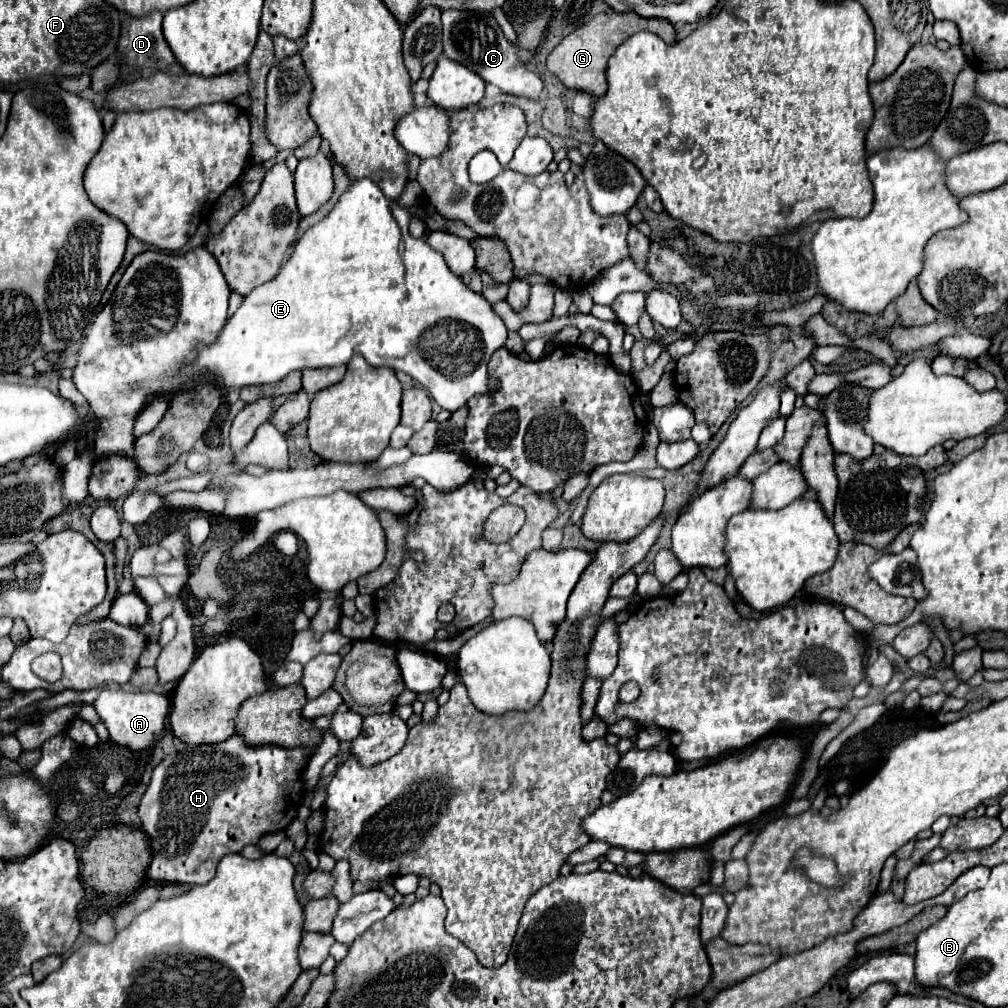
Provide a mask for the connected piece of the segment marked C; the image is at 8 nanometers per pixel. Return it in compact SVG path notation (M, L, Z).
M445 10L441 14L443 20L443 54L447 58L457 60L459 64L465 64L469 70L477 72L487 84L497 86L501 92L525 96L531 100L539 100L543 82L541 78L527 70L525 64L517 58L519 46L509 42L503 36L501 26L493 18L493 14L479 12L479 10Z

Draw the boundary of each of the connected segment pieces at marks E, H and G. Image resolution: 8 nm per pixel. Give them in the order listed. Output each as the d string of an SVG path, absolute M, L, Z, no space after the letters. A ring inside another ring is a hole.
M361 178L357 182L353 182L347 192L341 196L341 200L337 202L337 206L321 220L317 222L315 226L311 226L303 236L301 240L295 244L289 260L281 266L279 274L269 280L267 284L261 284L257 286L251 294L245 296L241 308L235 312L235 316L225 324L225 328L221 330L221 334L217 336L217 340L213 342L213 346L201 346L199 348L199 356L195 360L195 364L191 366L185 366L181 368L181 372L173 378L169 378L165 382L165 388L159 396L173 396L187 380L193 380L193 378L211 378L223 392L229 392L229 390L241 390L245 386L253 386L253 384L275 384L279 380L283 380L291 370L303 370L303 368L323 368L323 366L339 366L339 364L347 364L351 360L353 354L363 354L365 360L371 364L371 366L389 366L393 370L403 370L405 374L409 374L413 380L417 380L419 384L423 384L423 388L433 396L433 400L449 410L449 412L455 412L457 408L465 406L469 398L473 398L475 394L485 394L489 392L489 384L487 384L487 362L491 358L491 354L499 348L505 346L505 340L507 340L507 328L503 324L503 320L495 314L493 306L479 306L479 296L473 292L473 290L463 290L459 286L459 290L455 290L453 286L449 286L449 280L445 282L447 286L447 292L455 292L455 294L447 294L447 296L441 296L439 292L439 276L441 276L441 266L445 268L445 260L439 252L433 252L429 248L429 244L425 240L419 240L419 238L413 238L409 234L409 220L411 220L411 212L397 204L397 202L391 202L385 198L385 194L379 190L379 186L369 180L369 178Z
M233 734L219 744L181 746L155 766L151 784L141 798L141 828L147 832L153 850L149 878L161 884L207 884L213 880L219 860L225 854L239 852L247 844L257 844L263 834L285 830L297 816L305 794L303 772L315 748L281 748L275 744L249 746L243 736Z
M605 12L605 14L597 14L593 16L587 24L583 24L581 28L577 28L577 32L571 32L547 58L547 68L549 72L553 72L567 88L573 90L583 90L587 94L593 96L603 96L607 92L607 78L605 78L605 70L607 70L607 60L609 56L617 50L617 46L641 32L641 30L649 30L655 32L657 36L661 36L665 42L675 42L675 28L669 20L659 20L659 18L641 18L635 12Z

